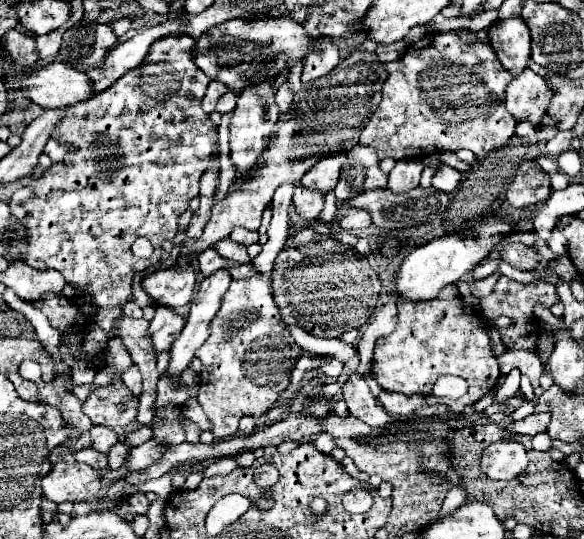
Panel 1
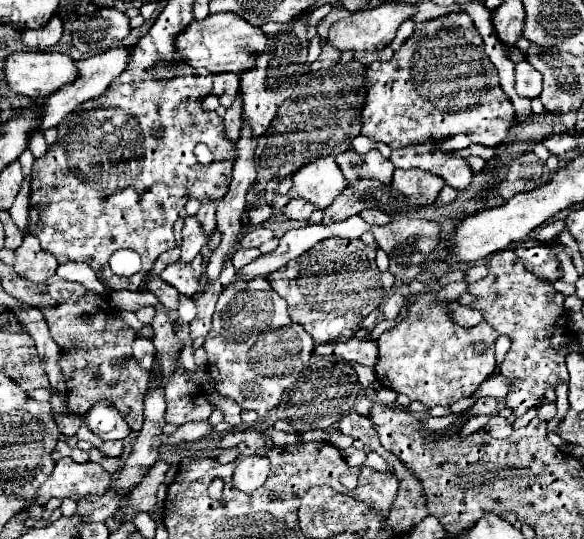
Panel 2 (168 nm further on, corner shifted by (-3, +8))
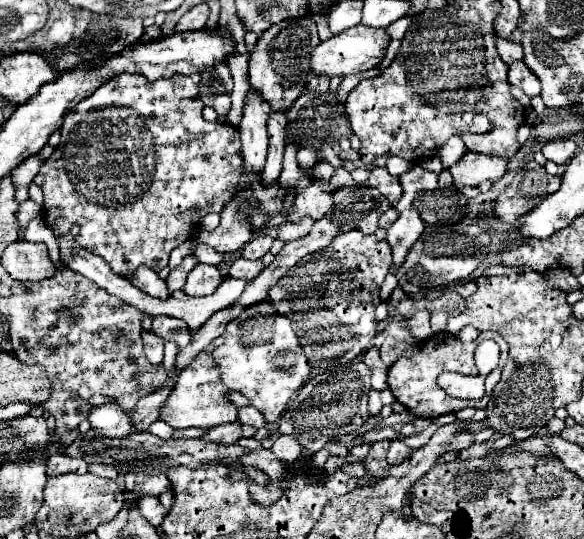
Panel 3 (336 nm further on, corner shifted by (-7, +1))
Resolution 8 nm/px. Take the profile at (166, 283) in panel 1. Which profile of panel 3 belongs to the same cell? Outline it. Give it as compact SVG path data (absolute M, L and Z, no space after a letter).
M198 263L188 273L188 279L186 279L186 285L182 287L182 291L188 297L204 297L204 295L214 293L214 289L222 283L222 279L224 279L224 275L218 271L218 267Z

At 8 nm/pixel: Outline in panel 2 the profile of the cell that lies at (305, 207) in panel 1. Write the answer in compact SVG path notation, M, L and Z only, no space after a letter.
M294 198L282 208L284 216L288 216L290 220L300 220L300 222L308 220L312 212L314 212L314 206L310 202L304 202L304 198Z

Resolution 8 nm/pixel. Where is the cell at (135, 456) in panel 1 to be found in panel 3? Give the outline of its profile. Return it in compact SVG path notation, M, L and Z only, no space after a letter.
M228 423L228 425L216 425L216 429L208 429L200 439L214 441L220 445L232 445L240 439L240 423Z

